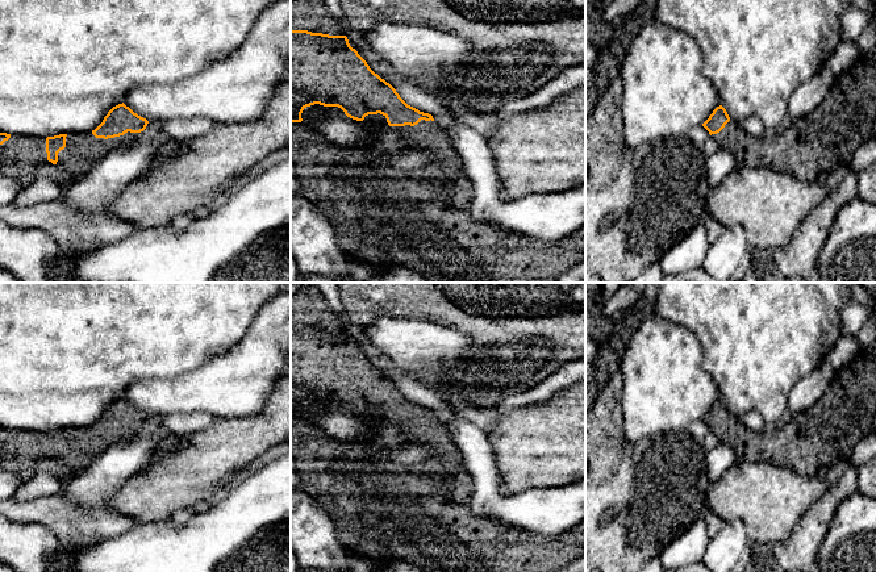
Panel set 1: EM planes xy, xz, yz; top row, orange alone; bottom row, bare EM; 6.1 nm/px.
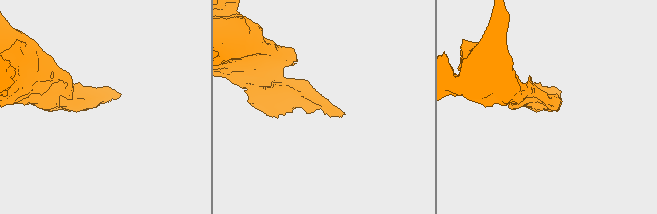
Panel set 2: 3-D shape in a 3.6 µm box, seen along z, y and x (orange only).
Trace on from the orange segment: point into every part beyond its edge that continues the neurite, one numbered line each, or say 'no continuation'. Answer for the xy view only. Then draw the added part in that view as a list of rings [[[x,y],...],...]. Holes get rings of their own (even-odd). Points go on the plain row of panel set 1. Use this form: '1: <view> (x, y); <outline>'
1: xy (83, 445); [[[92,426],[68,427],[66,442],[58,447],[57,459],[66,462],[71,475],[89,467],[93,460],[109,446],[121,444],[130,439],[141,427],[125,427],[114,433],[96,433]]]

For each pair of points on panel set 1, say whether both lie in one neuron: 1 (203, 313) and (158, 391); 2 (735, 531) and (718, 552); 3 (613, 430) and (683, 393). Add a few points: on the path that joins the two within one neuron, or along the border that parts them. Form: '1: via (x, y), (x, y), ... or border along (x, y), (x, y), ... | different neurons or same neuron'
1: border along (195, 368), (174, 376), (140, 378), (136, 380) | different neurons
2: via (733, 537), (724, 547) | same neuron
3: border along (621, 395), (622, 433), (633, 443), (645, 443) | different neurons

